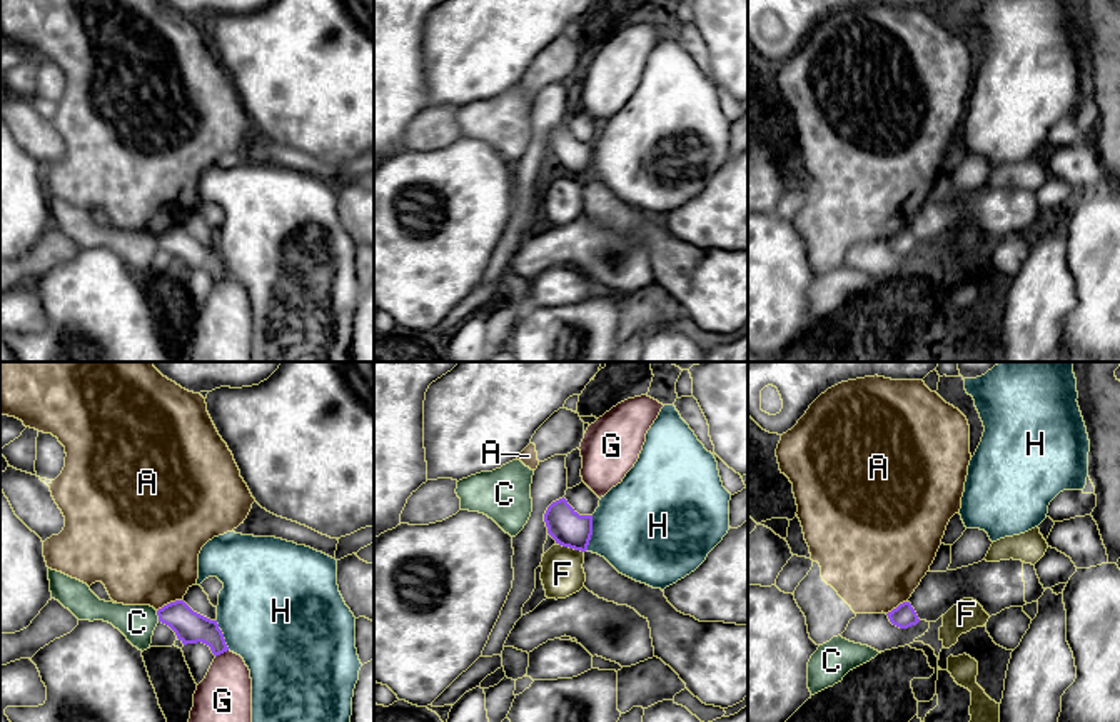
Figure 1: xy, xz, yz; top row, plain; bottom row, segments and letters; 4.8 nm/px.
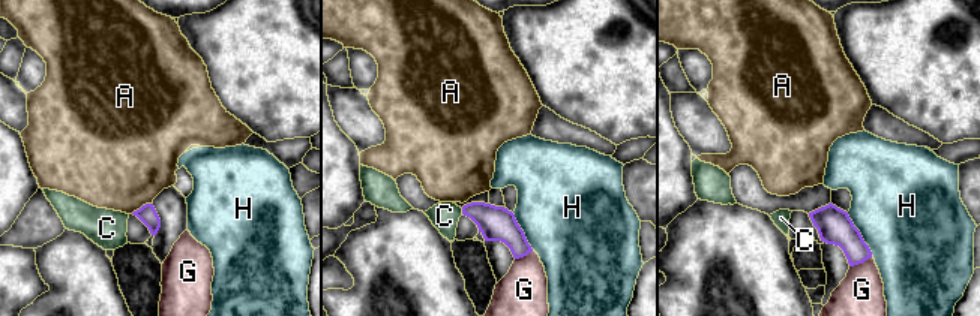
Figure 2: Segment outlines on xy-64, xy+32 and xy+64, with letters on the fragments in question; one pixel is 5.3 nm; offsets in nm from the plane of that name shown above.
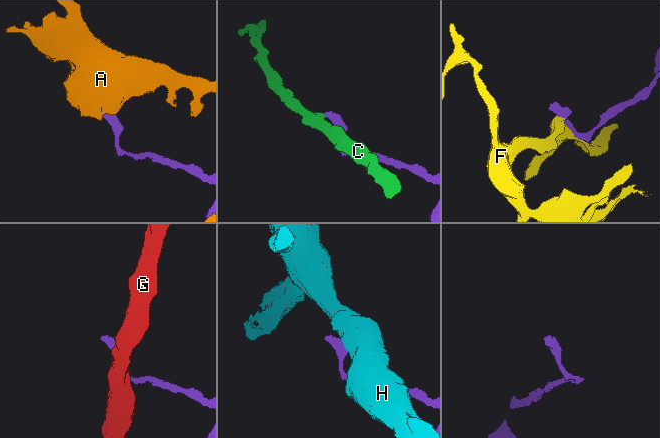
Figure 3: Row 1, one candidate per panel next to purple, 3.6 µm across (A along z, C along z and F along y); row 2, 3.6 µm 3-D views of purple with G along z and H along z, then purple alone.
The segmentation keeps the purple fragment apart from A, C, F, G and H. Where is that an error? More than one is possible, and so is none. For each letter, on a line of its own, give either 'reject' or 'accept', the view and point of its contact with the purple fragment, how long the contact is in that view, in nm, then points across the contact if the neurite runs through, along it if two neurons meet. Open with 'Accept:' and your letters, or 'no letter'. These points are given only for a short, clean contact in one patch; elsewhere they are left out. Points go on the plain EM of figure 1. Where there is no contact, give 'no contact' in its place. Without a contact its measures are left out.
Accept: no letter
A: reject | xy (171, 229) | 130 nm
C: reject | xy (157, 240) | 60 nm | along xy (156, 237), (159, 247)
F: reject | xz (571, 174) | 130 nm
G: reject | xy (221, 279) | 80 nm
H: reject | xz (591, 159) | 170 nm

